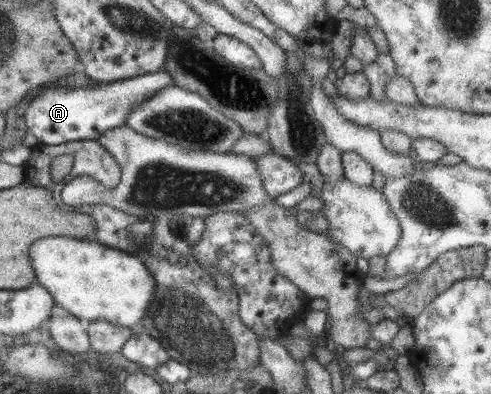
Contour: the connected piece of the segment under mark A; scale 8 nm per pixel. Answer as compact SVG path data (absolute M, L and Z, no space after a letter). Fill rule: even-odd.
M161 70L142 76L112 81L111 83L94 83L87 88L70 88L63 86L51 88L35 96L24 113L27 132L35 136L38 143L57 145L77 140L97 140L104 130L124 124L127 113L131 112L141 100L149 98L153 92L169 86L171 77Z

